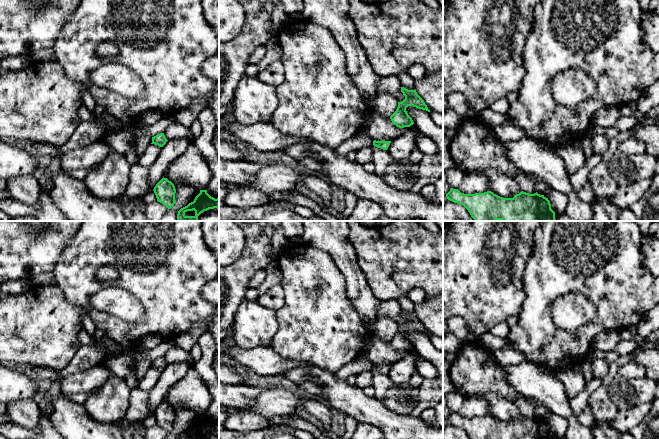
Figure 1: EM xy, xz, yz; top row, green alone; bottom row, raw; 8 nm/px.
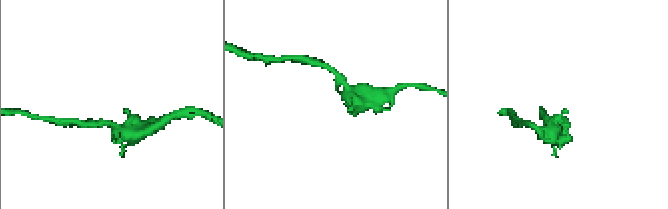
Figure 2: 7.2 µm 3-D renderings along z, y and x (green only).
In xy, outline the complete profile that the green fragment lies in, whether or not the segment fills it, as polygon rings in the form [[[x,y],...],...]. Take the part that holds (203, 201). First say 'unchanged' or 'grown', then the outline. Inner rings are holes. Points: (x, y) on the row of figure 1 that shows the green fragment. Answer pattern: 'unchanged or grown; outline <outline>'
unchanged; outline [[[200,190],[193,202],[178,211],[177,221],[198,221],[201,213],[214,208],[219,208],[219,198],[211,197],[207,190]]]

